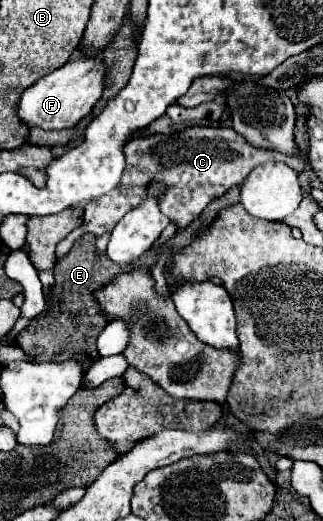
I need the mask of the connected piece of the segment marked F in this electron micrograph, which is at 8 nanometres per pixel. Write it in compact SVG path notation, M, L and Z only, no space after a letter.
M73 57L63 67L41 77L21 93L17 101L17 117L25 127L41 127L47 131L61 131L79 125L101 99L105 67L99 57Z

